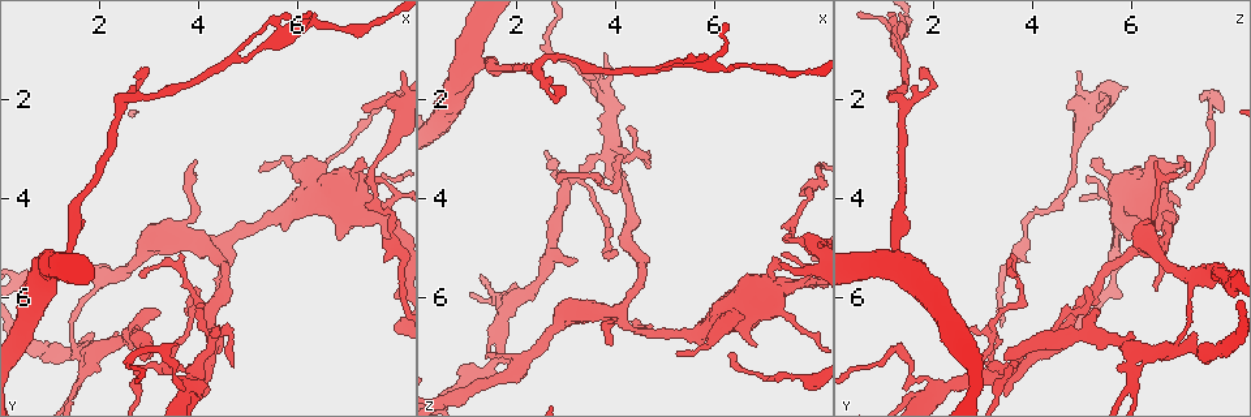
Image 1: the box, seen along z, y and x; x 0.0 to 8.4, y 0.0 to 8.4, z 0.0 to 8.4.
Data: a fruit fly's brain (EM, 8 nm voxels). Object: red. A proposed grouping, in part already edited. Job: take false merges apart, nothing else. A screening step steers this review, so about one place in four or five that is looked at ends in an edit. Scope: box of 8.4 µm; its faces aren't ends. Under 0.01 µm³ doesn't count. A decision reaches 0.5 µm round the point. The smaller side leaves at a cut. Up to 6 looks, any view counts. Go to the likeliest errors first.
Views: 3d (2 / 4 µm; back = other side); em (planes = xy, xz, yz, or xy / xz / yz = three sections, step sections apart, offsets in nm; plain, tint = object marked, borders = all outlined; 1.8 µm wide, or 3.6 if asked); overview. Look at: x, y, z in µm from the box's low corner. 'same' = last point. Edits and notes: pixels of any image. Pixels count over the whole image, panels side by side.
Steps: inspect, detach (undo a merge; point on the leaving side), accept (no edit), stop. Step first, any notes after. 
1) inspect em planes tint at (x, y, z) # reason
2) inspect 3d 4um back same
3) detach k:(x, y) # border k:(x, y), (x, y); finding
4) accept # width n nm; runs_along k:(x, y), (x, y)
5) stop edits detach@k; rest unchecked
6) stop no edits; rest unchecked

inspect 3d 2um back at (2.35, 2.15, 1.30) # branch point

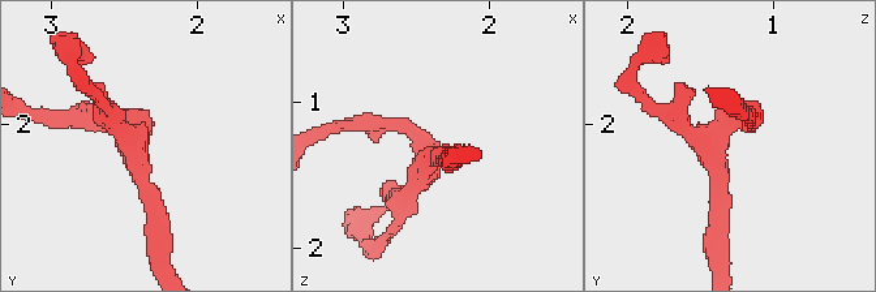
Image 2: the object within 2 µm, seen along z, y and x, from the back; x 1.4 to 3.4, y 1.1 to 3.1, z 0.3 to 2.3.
inspect em planes tint at (2.36, 2.20, 1.38) # arms 3

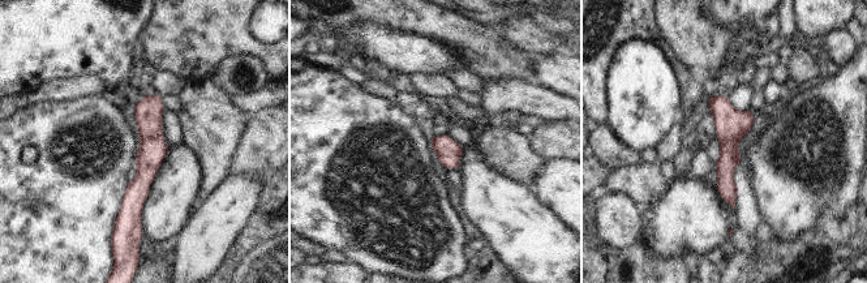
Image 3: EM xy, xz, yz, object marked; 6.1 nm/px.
accept # runs_along 3:(155, 97), (137, 222); one neuron here

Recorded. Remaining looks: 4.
inspect em planes tint at (1.65, 6.95, 6.90) # branch point

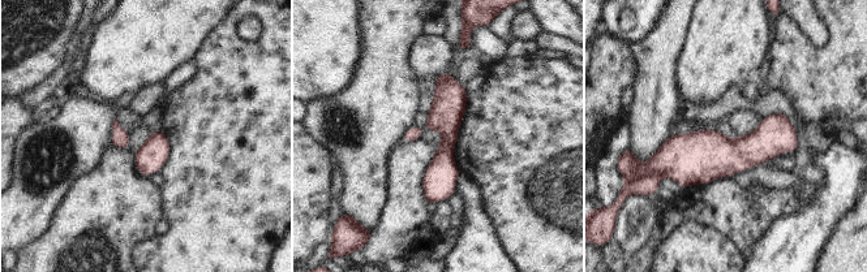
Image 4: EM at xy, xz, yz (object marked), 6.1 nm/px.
detach 4:(689, 159) # part_leaving 4:(794, 142), (656, 159); two neurons meet here

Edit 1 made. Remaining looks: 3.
inspect 3d 2um at (4.05, 5.05, 6.35)

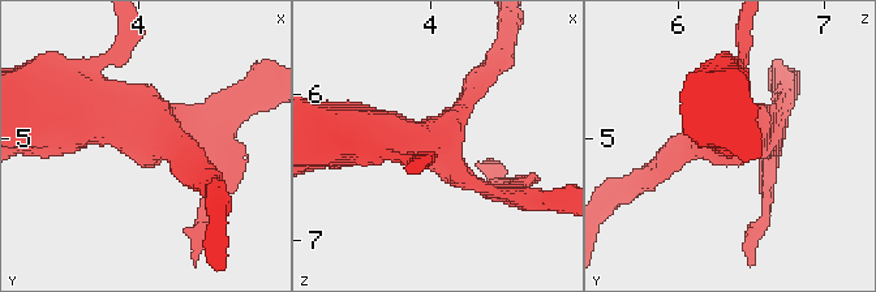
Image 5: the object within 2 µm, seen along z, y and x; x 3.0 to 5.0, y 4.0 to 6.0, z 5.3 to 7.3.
inspect em xy step 8 tint at (4.06, 5.02, 6.36)

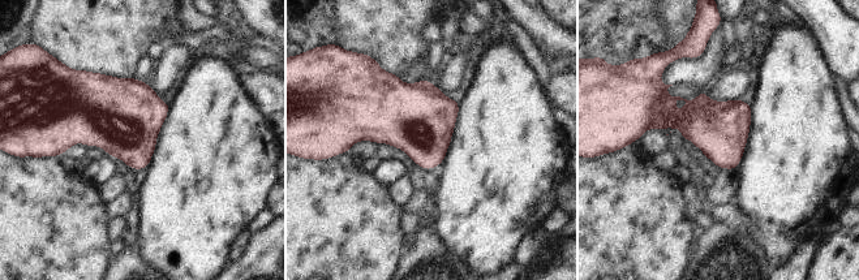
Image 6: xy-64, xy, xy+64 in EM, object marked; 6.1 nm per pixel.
accept # continuous, no second neuron

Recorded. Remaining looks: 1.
stop edits detach@4; rest unchecked

